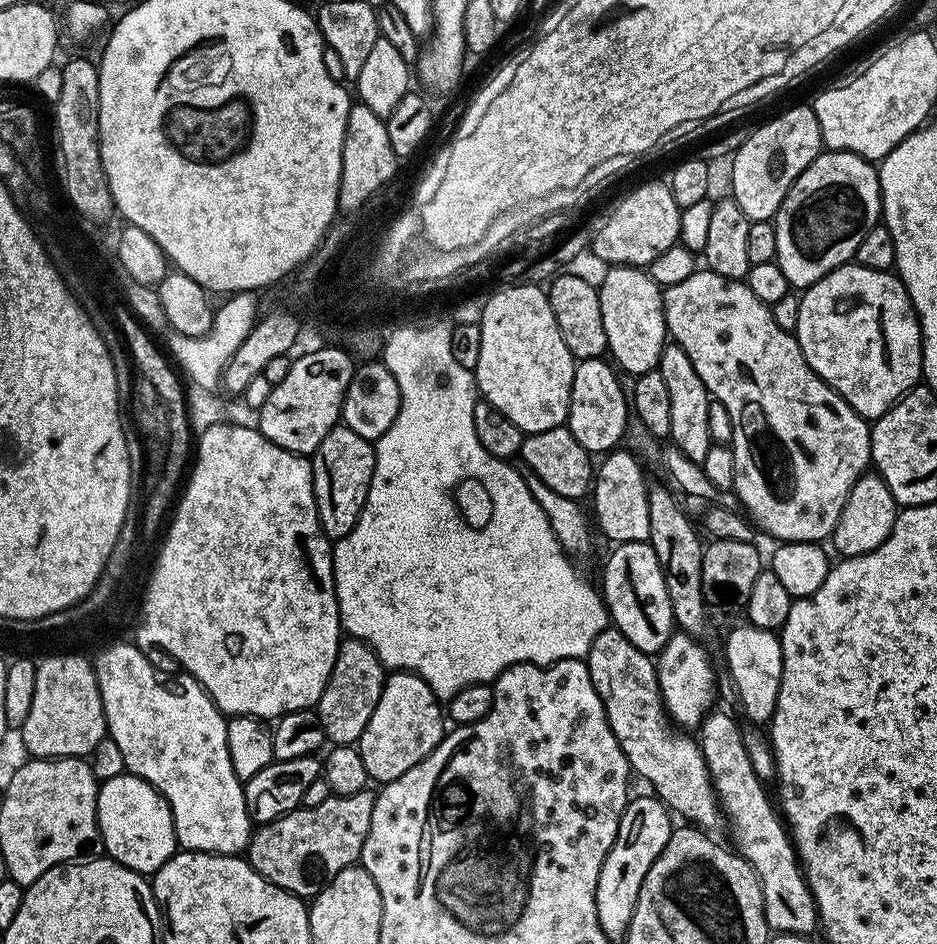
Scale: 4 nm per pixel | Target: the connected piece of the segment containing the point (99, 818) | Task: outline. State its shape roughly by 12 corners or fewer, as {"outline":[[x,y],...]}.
{"outline":[[137,776],[97,787],[104,852],[155,874],[178,851],[164,795]]}

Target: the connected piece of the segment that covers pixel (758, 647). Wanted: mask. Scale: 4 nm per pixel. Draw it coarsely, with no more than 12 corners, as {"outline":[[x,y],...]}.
{"outline":[[744,622],[726,669],[749,723],[771,721],[781,688],[779,637]]}

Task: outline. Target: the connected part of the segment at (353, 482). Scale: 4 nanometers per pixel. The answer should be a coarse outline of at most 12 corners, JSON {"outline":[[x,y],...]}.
{"outline":[[337,426],[311,453],[329,541],[346,538],[374,474],[373,441]]}

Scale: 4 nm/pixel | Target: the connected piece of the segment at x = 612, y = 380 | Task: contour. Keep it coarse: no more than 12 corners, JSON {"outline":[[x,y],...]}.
{"outline":[[604,358],[576,365],[566,427],[589,454],[619,445],[630,400]]}

